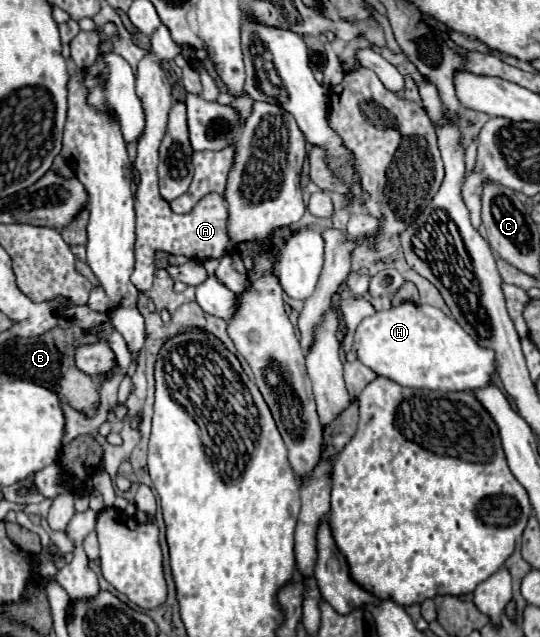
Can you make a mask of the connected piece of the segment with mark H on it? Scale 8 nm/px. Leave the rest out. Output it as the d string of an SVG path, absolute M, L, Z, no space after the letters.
M402 303L388 311L378 311L358 325L354 345L358 359L366 367L404 387L442 393L474 391L486 387L496 373L494 351L478 345L456 319L430 305Z

